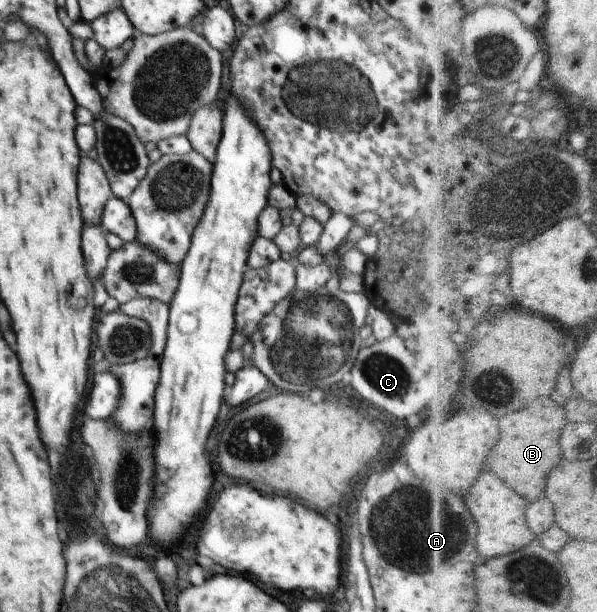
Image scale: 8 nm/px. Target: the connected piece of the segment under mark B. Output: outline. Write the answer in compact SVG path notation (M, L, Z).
M551 396L540 397L532 407L502 417L502 439L488 457L487 469L499 475L530 503L536 503L546 491L550 473L564 459L562 438L570 422L567 409Z

